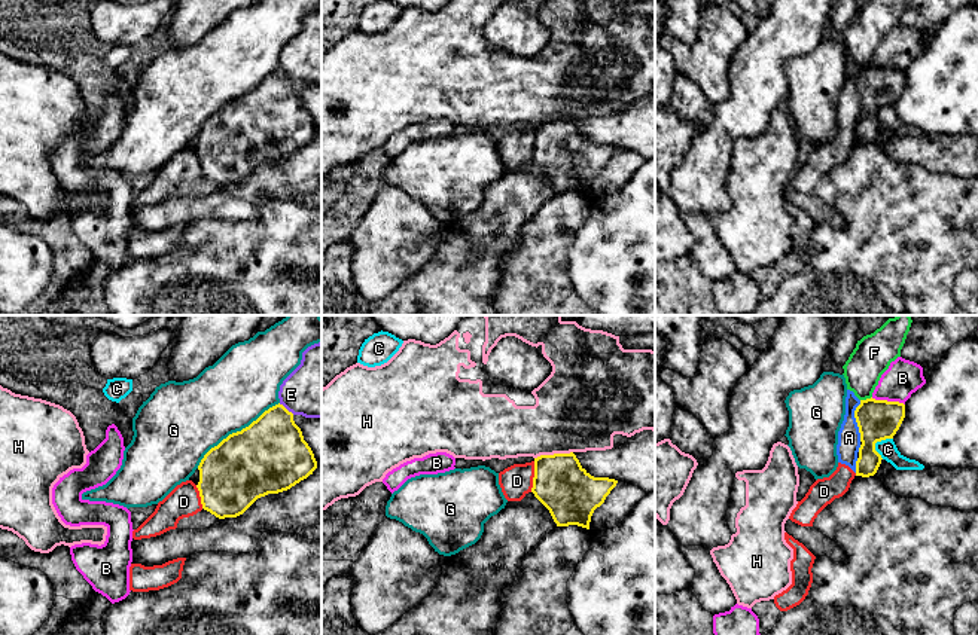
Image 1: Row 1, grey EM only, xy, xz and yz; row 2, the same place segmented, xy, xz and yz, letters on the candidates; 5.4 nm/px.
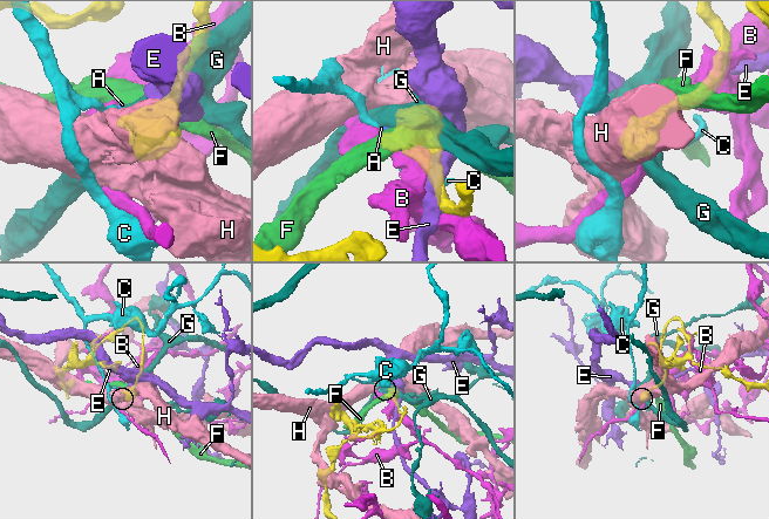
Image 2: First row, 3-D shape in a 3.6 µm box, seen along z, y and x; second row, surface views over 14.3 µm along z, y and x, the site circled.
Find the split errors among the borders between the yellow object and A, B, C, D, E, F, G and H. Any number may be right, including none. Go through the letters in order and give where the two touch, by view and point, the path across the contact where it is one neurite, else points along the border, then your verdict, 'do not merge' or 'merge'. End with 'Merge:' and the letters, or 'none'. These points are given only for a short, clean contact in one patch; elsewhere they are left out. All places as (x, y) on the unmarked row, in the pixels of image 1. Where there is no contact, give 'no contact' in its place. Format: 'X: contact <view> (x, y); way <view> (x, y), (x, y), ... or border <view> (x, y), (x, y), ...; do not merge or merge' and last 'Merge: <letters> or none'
A: contact yz (856, 88); border yz (861, 67), (855, 78), (859, 107); do not merge
B: contact yz (886, 67); do not merge
C: contact yz (876, 109); border yz (892, 104), (876, 110), (876, 118), (881, 125); do not merge
D: contact xz (535, 143); border xz (535, 128), (533, 153), (530, 158); do not merge
E: contact xy (285, 75); do not merge
F: contact yz (867, 66); do not merge
G: contact xy (237, 98); do not merge
H: contact xz (554, 121); border xz (572, 118), (538, 122), (535, 125); do not merge
Merge: none

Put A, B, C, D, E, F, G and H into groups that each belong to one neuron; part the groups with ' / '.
A D / B / C / E / F / G / H

